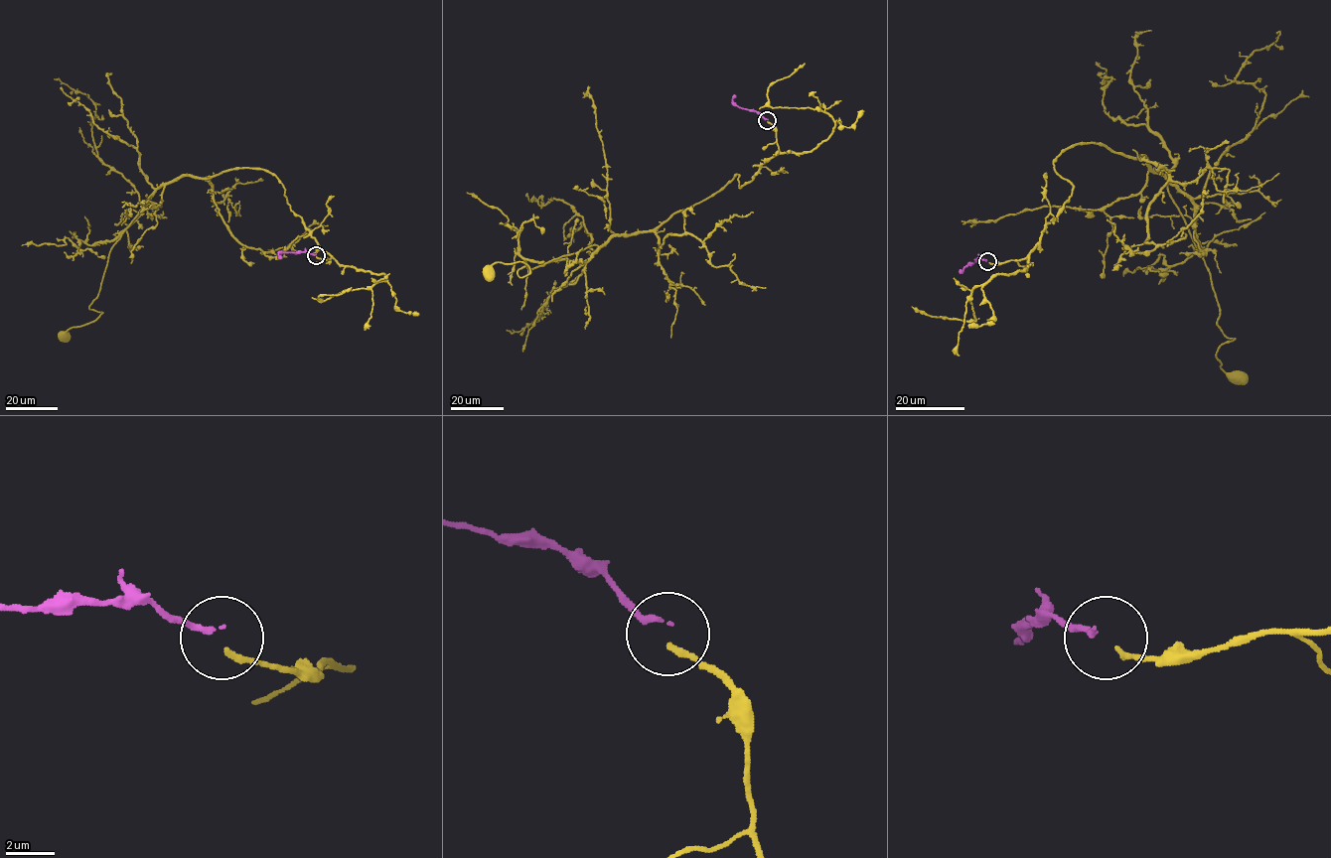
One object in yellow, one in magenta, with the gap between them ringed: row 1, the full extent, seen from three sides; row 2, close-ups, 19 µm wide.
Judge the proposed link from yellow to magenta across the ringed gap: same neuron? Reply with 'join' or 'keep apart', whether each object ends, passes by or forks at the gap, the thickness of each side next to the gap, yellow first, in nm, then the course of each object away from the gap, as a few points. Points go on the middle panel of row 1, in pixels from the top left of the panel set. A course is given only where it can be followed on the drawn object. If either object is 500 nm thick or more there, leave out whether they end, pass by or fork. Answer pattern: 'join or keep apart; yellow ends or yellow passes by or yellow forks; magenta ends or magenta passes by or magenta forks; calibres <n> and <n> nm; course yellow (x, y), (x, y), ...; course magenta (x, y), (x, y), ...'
join; yellow ends; magenta ends; calibres 240 and 200 nm; course yellow (767, 121), (778, 153), (741, 187), (735, 175), (654, 229), (521, 267), (522, 277), (521, 262), (489, 273); course magenta (767, 119), (755, 111), (739, 108), (733, 101), (735, 95)

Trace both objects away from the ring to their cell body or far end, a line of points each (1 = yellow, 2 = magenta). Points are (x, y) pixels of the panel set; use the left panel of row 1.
1: (316, 257), (330, 258), (274, 175), (181, 176), (111, 249), (88, 308), (102, 313), (64, 337)
2: (316, 254), (280, 252), (281, 257)

